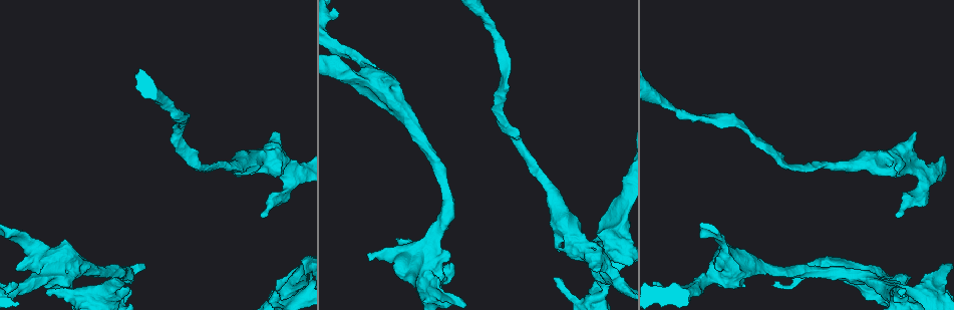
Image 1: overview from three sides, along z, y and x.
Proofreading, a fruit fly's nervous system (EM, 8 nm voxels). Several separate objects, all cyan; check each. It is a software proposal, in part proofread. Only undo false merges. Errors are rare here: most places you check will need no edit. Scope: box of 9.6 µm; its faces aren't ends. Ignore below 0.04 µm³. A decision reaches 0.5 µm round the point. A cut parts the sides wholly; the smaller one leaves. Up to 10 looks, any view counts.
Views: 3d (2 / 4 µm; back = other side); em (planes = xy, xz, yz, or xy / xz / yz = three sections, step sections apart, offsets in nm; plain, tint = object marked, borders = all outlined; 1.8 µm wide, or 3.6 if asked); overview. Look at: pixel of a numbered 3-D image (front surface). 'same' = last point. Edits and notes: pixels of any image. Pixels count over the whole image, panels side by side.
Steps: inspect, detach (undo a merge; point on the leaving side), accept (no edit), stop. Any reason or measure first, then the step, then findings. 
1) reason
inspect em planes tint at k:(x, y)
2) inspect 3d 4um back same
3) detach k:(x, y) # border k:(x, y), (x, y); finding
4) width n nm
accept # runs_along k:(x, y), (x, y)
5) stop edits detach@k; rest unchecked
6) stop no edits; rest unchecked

abrupt turn
inspect 3d 2um at 1:(920, 177)

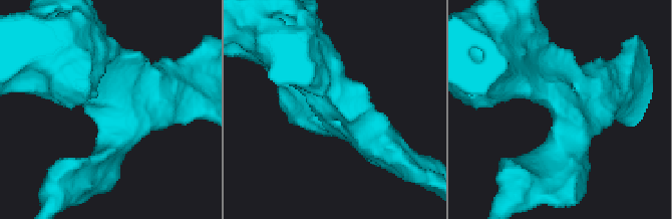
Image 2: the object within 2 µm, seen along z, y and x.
arms 3; arm_widths 260, 280, 460 nm
inspect em planes tint at 2:(119, 111)

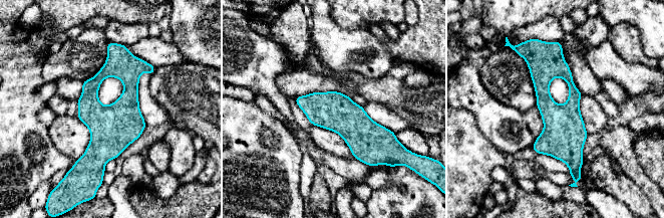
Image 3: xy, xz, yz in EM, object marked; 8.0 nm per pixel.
accept # runs_along 3:(114, 50), (128, 102), (98, 170); continuous, no second neuron

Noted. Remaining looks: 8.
calibre changes
inspect em 3.6um xy step 8 tint at 1:(612, 241)

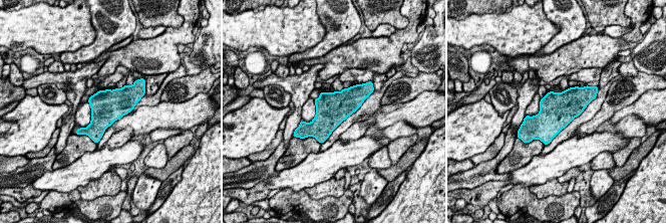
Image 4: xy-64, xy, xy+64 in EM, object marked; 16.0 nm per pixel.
another direction
inspect em 3.6um planes tint same

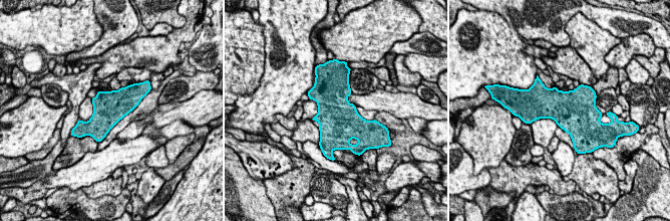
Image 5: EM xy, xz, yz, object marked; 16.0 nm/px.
width 500 nm
accept # continuous, no second neuron

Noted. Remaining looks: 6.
thick turns thin
inspect 3d 4um at 1:(436, 256)

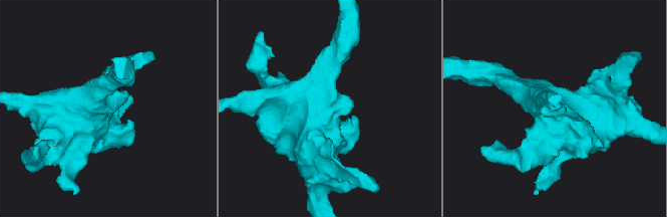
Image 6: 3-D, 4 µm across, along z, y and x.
need the tissue
inspect em xz step 4 tint at 6:(102, 101)

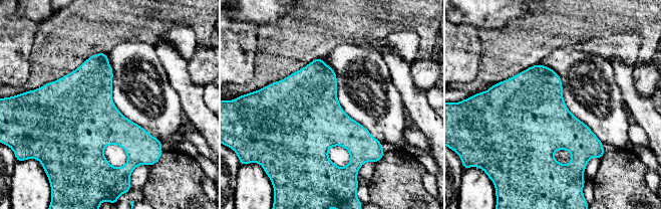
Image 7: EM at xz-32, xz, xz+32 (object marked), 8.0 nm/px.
another direction
inspect em planes tint same

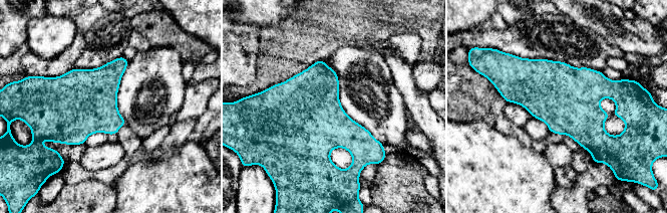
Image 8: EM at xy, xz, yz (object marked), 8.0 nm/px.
accept # continuous, no second neuron

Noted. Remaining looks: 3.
three-way junction
inspect em 3.6um planes tint at 1:(48, 272)

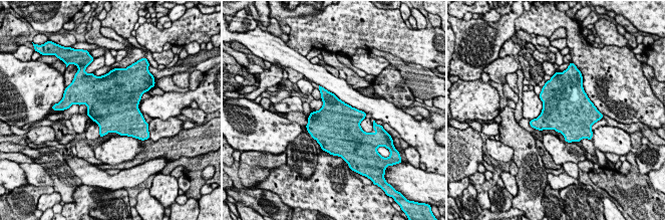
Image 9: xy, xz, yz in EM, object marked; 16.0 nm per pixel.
width 650 nm
accept # all the same neuron

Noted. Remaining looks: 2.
stop no edits; rest unchecked

